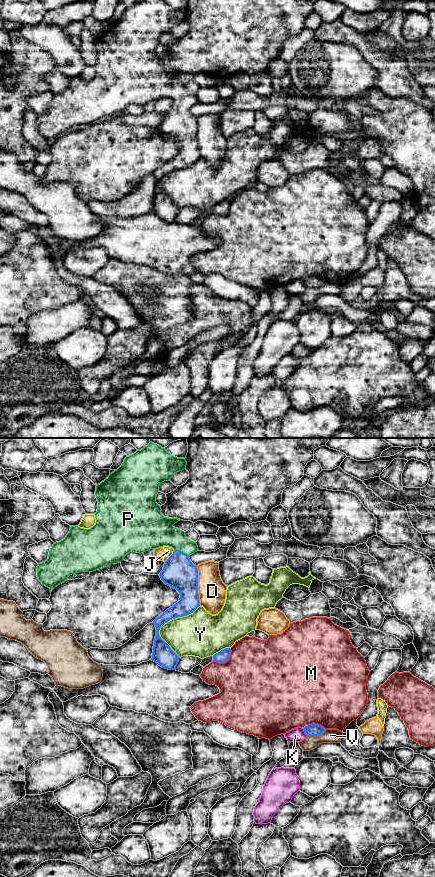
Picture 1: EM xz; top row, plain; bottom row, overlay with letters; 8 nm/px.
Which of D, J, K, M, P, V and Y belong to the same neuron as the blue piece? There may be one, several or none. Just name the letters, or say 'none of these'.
P

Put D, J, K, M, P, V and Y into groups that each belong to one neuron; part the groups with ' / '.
D J / K / M / P / V / Y

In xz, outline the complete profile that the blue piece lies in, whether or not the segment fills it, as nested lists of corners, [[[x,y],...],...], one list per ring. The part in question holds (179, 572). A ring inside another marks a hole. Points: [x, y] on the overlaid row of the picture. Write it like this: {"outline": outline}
{"outline": [[[152,442],[143,449],[137,450],[134,454],[127,456],[117,470],[112,472],[104,481],[96,486],[95,495],[98,501],[98,509],[94,514],[96,518],[95,525],[90,529],[71,526],[66,537],[60,542],[53,544],[49,551],[48,559],[45,562],[39,563],[37,566],[38,580],[46,587],[54,589],[61,583],[67,581],[68,577],[72,574],[94,572],[111,564],[120,563],[130,552],[144,553],[150,549],[163,546],[172,547],[174,549],[173,554],[165,561],[163,570],[160,572],[159,576],[166,585],[179,592],[180,598],[176,604],[153,621],[156,627],[156,636],[151,658],[151,660],[156,662],[159,666],[168,670],[176,669],[180,657],[160,637],[159,630],[168,621],[187,616],[200,606],[198,569],[197,566],[190,561],[190,556],[198,551],[198,546],[196,542],[186,537],[184,531],[173,526],[180,521],[180,519],[164,517],[161,514],[161,507],[156,503],[156,496],[159,492],[160,484],[164,481],[170,481],[174,474],[186,469],[186,465],[186,458],[177,458],[168,453],[165,448]]]}

